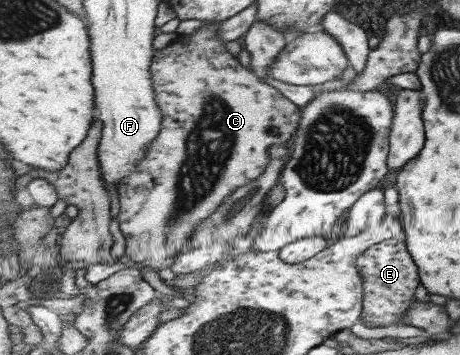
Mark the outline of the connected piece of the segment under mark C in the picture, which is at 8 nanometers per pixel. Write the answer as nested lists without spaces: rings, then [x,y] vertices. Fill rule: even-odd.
[[[212,20],[205,22],[205,24],[198,28],[192,34],[182,34],[164,49],[155,50],[152,58],[152,65],[150,65],[150,73],[152,73],[152,83],[157,90],[158,105],[162,110],[162,129],[160,136],[154,141],[152,148],[149,149],[145,155],[145,159],[140,161],[137,165],[137,171],[132,172],[121,183],[118,191],[120,199],[120,210],[118,213],[118,220],[120,223],[120,230],[122,231],[126,241],[126,257],[152,268],[154,271],[162,268],[171,268],[177,257],[192,248],[192,235],[196,232],[197,227],[210,216],[232,195],[238,188],[256,181],[269,167],[271,160],[270,149],[276,145],[291,144],[294,133],[301,124],[301,114],[303,108],[296,105],[290,98],[287,98],[280,90],[272,85],[268,85],[266,81],[262,81],[259,76],[250,67],[242,65],[242,62],[235,56],[229,47],[227,41],[219,36],[219,27],[221,22]],[[212,95],[224,95],[224,97],[238,97],[238,95],[248,95],[250,99],[218,99]]]

